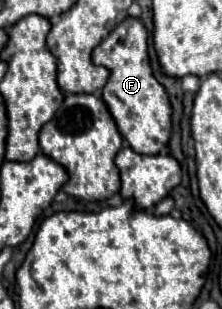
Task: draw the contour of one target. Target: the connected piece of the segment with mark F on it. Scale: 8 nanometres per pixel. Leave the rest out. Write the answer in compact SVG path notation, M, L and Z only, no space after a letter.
M127 17L119 23L93 51L93 63L109 67L111 75L103 87L103 101L107 103L123 139L137 151L145 155L157 155L163 151L171 137L171 101L165 87L155 79L149 65L149 45L147 29L135 19Z

